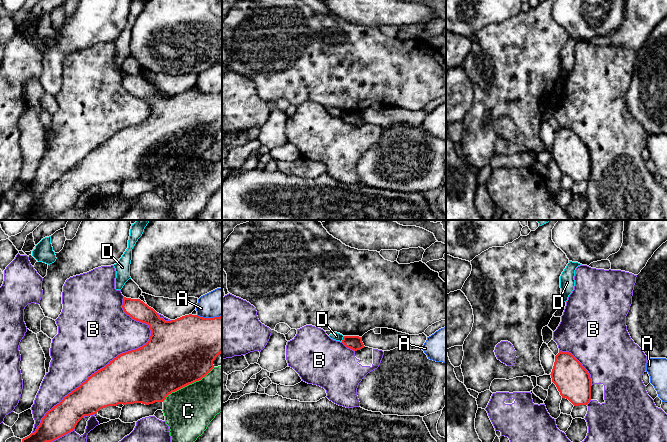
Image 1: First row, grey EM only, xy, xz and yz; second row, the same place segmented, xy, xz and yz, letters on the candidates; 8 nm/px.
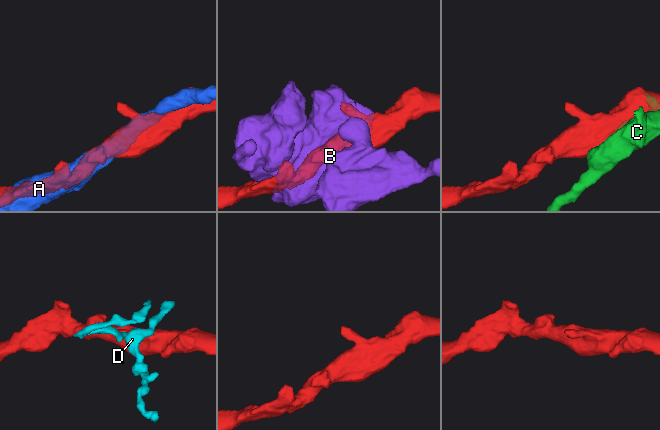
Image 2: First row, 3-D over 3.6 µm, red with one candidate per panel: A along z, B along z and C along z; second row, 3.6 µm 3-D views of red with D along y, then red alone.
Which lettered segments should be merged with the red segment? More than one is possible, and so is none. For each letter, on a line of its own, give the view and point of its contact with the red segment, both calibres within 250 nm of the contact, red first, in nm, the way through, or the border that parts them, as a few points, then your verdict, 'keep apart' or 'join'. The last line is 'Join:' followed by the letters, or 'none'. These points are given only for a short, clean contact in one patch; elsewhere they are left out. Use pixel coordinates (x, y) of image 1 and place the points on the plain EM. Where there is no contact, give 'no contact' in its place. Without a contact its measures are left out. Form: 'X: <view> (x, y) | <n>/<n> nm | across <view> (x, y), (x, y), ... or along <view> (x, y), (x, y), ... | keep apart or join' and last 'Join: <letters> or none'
A: xy (209, 94) | 460/220 nm | keep apart
B: xy (114, 134) | 440/500 nm | keep apart
C: xy (188, 160) | 500/380 nm | keep apart
D: xz (343, 115) | 120/70 nm | along xz (344, 112), (341, 117) | keep apart
Join: none

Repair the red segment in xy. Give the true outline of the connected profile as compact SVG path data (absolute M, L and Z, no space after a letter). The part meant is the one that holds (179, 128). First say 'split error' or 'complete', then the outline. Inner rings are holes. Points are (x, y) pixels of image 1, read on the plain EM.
complete | M126 73L122 84L132 95L149 101L149 117L138 125L118 131L104 144L88 153L49 186L36 207L23 214L21 220L52 218L73 207L84 192L96 190L108 182L163 178L169 170L201 156L214 144L213 137L222 129L222 92L203 94L189 90L165 97L140 75Z

